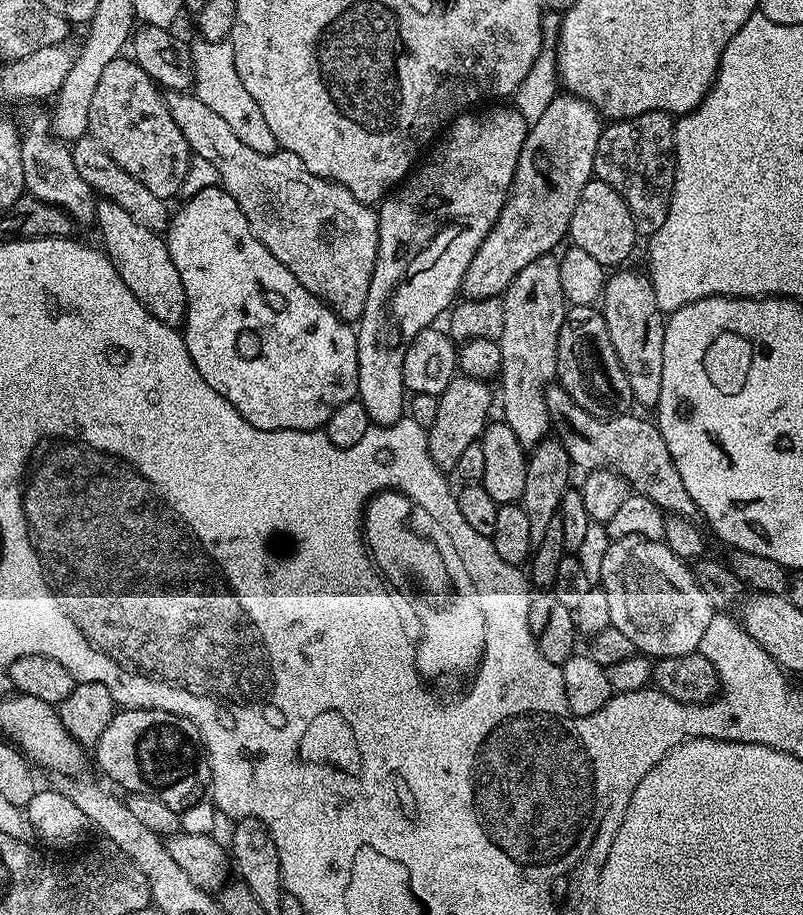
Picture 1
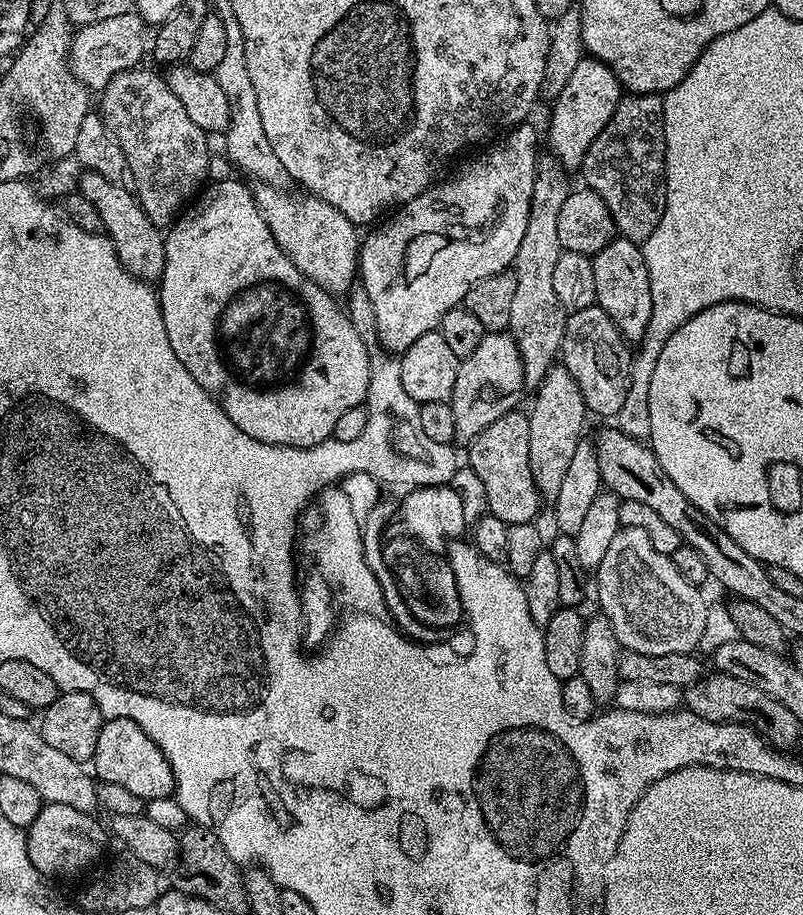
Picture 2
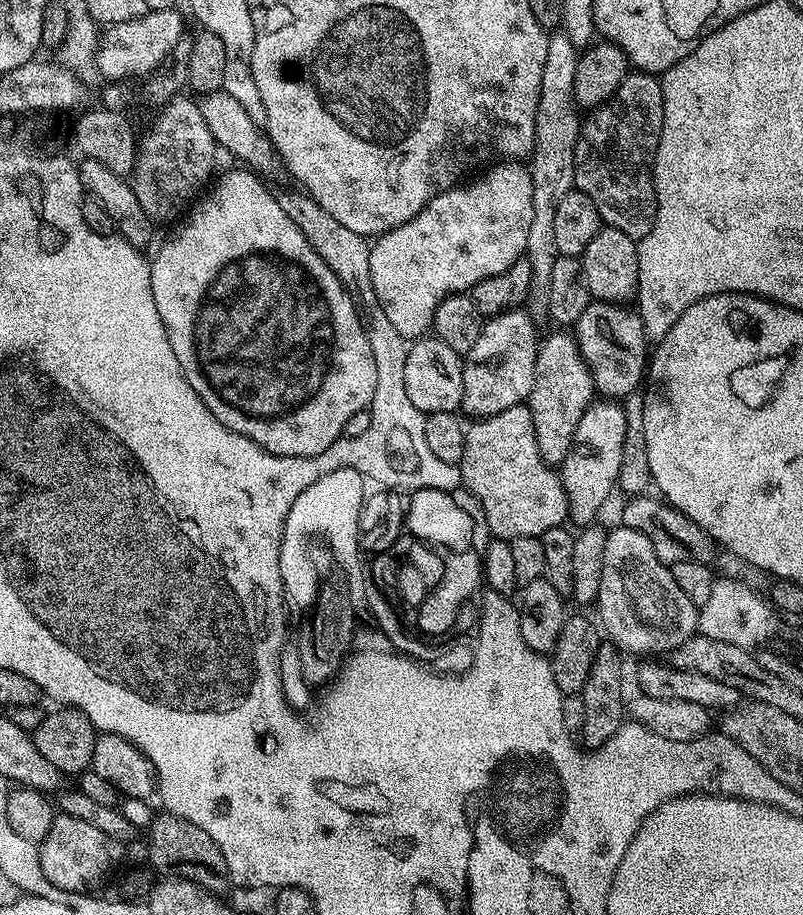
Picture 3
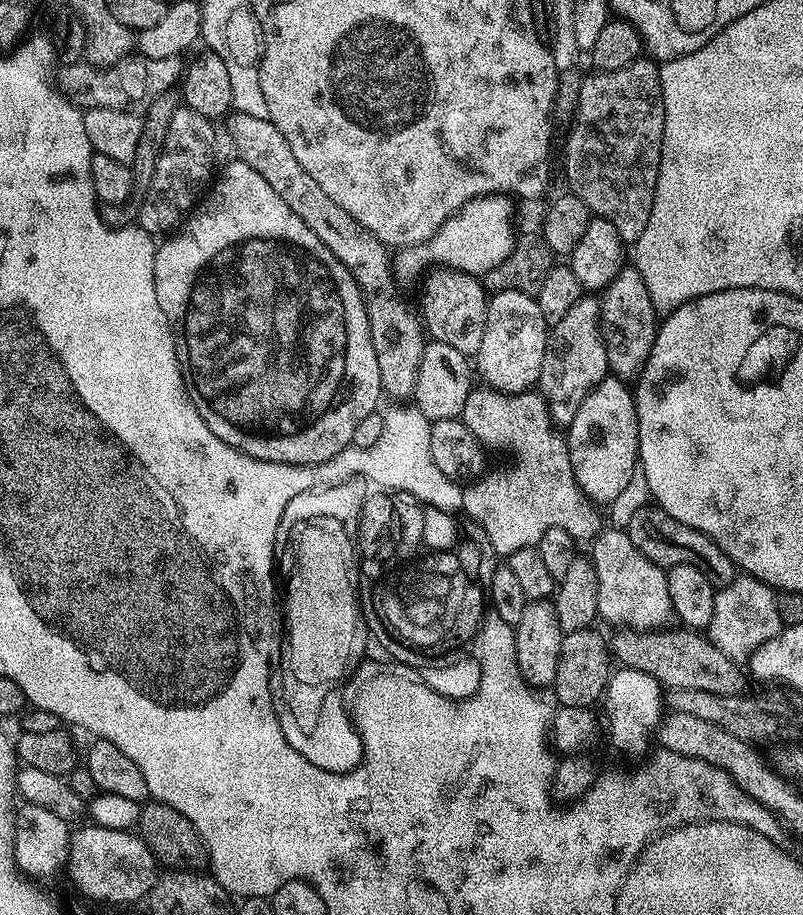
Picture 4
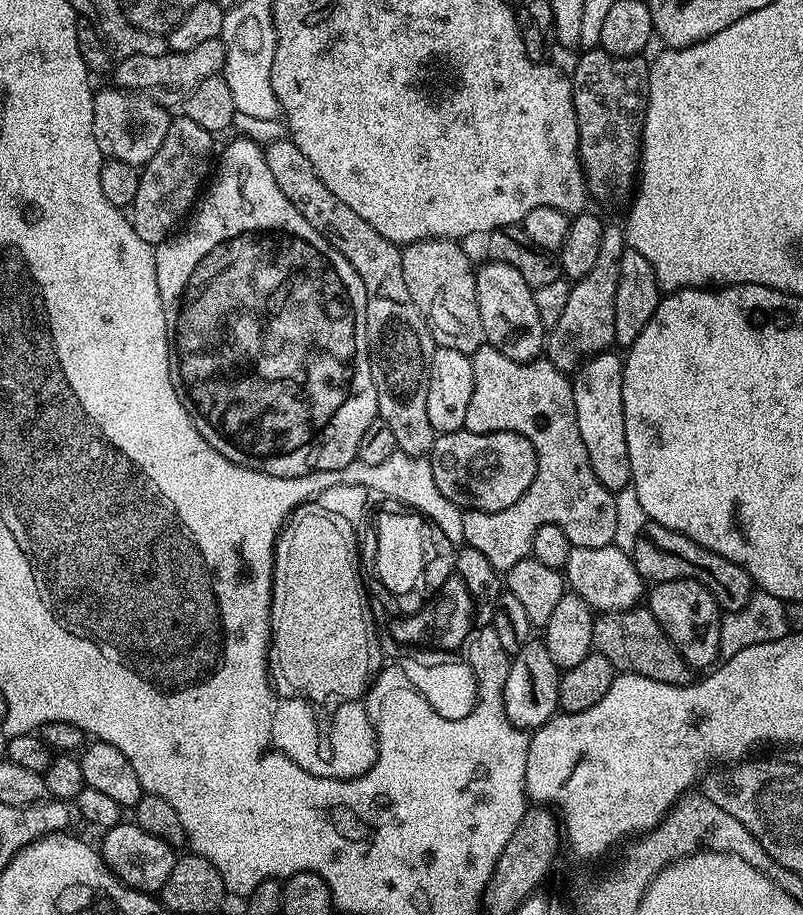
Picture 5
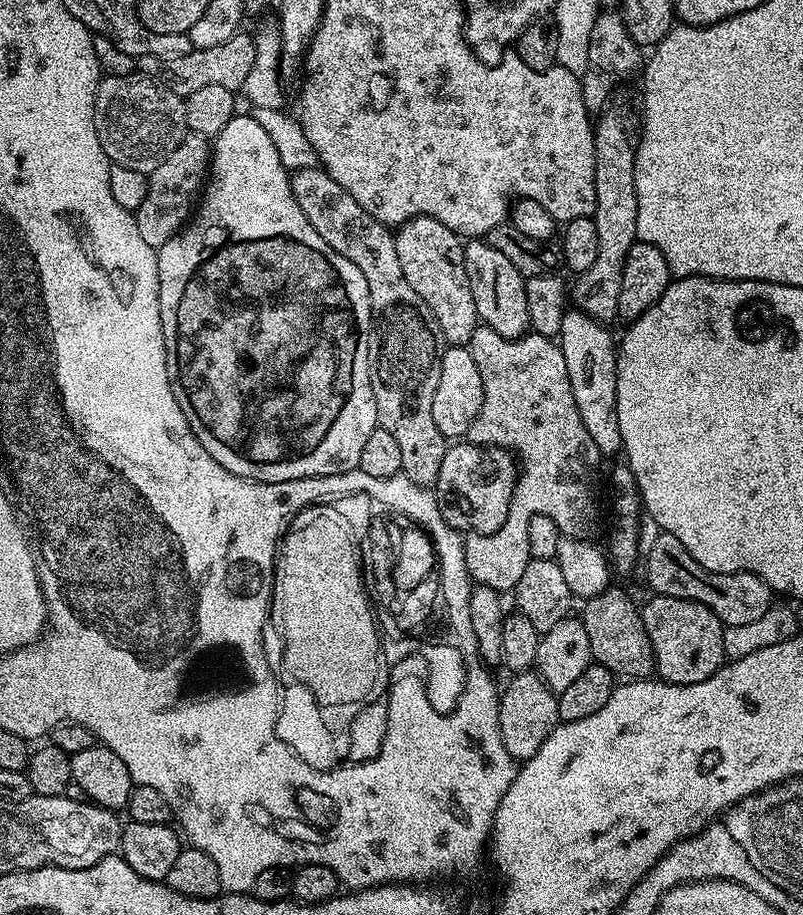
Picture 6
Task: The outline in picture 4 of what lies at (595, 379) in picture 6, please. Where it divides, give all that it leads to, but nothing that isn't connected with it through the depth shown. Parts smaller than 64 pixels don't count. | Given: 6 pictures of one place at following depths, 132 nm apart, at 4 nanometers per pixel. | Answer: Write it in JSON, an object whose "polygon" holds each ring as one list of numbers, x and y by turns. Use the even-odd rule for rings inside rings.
{"polygon":[[611,374,604,377,602,382,598,382,590,390,590,394,586,394,586,398,582,402,582,406,578,406,578,414,574,414,574,422,567,425,566,439,568,441,568,449,570,450,570,466,574,466,574,478,578,482,578,486,592,499,592,503,597,506,610,506,614,502,614,498,618,498,619,492,625,488,630,482,630,478,634,478,634,474,638,470,640,463,640,443,638,442,638,414,636,413,636,398,631,387,628,388,623,379]]}

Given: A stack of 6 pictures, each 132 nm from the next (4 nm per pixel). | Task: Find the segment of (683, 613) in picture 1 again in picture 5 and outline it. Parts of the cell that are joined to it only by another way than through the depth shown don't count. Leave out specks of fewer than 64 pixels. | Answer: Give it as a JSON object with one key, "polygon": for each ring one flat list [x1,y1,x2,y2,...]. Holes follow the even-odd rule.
{"polygon":[[613,543,597,548,572,547,563,571,566,573,567,587,597,613,621,612,637,607,646,596,646,581,638,574,631,555]]}

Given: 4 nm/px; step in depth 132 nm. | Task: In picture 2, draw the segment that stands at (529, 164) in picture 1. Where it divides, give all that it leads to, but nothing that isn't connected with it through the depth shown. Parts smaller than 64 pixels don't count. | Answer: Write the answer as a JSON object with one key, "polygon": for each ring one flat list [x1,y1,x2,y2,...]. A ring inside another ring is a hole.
{"polygon":[[585,55,578,62,578,67,570,74,566,86,551,101,552,117,548,120,547,151,555,156,565,169,579,169,586,158,586,150,590,150,590,142,606,130,606,122,614,118,614,110,618,106,622,89,614,70,606,66,606,62,595,60]]}

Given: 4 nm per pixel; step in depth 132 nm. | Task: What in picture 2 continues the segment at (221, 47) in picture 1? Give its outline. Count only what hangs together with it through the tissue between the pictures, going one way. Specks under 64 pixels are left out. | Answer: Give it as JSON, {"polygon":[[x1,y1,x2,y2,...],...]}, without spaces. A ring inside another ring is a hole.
{"polygon":[[231,14,224,16,224,25,226,26,226,54,222,57,222,62,218,62,214,75,218,86,222,86,222,91,226,94,226,102,230,102,230,122,226,129,228,156,245,172,243,173,245,177,257,176,255,179,261,184,288,188,290,177,286,166,282,166,282,161,276,157,269,140,266,139,266,130,262,130,262,117,258,115,258,98,254,98,250,70,246,70,244,35]]}

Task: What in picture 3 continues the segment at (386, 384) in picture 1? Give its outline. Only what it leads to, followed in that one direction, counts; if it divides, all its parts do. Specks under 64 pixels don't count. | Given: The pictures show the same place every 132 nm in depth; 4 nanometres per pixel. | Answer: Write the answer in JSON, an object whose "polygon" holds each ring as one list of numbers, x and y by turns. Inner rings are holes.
{"polygon":[[502,162,497,166,489,167,487,171,480,174,485,174,485,176,477,175,475,178,472,178,477,178,477,180,469,179,467,182,443,192,434,197,410,222,406,222,394,230,383,232,382,235,375,237,374,243,371,245,370,282,374,282,374,294,378,294,378,302,382,306,382,310,386,310,386,318,390,318,390,322,394,322,394,330,398,330,398,334,409,338,423,337,431,329,436,307,438,307,440,301,445,296,467,293,478,282,482,282,482,278,490,278,494,274,502,274,502,270,514,266,514,262,518,262,527,253,528,239,530,238,530,222,534,218,534,206,532,205,534,202,534,186,532,185,531,171,527,167,522,167,524,166,516,162]]}

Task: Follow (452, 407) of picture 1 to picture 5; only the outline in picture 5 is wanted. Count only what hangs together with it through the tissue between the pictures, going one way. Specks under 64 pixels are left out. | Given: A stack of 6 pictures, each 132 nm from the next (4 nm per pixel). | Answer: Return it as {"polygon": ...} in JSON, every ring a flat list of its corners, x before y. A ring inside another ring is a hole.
{"polygon":[[488,260,476,268,478,290,478,314,482,314,482,326,487,343,493,344,506,358,514,358,527,364,545,351,546,329,538,318,538,306,534,306,534,289,531,284,506,262]]}

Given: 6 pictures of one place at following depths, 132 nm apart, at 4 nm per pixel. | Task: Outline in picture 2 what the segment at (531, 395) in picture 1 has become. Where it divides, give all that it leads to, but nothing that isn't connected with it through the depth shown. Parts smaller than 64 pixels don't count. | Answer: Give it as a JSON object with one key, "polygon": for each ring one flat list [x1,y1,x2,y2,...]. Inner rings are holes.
{"polygon":[[544,154,539,157,530,218,514,261,518,287,510,309,508,328,516,339,524,367,524,383,528,386,540,384,545,374,557,363,564,333,566,313,558,302,558,294,554,294,554,266,562,251,558,242,558,210,562,210,562,202,566,202,570,191,567,175,569,173,564,165,555,156]]}

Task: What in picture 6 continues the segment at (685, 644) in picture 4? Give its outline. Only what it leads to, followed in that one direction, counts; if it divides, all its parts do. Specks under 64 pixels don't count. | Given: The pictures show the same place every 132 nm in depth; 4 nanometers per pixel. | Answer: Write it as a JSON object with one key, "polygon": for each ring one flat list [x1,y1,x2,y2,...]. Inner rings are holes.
{"polygon":[[615,586,609,587,597,596,591,597,582,613,582,619,586,626,586,638,590,638,590,650,595,663,608,668,620,678,648,678,655,673,656,659,654,650,650,646,650,638,646,634,644,618,639,607,632,605,632,600,624,592,619,592]]}

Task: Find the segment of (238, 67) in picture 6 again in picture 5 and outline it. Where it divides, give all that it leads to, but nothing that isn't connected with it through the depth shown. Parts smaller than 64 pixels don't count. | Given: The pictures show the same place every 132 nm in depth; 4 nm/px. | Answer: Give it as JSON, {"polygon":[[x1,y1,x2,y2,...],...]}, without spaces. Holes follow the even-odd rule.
{"polygon":[[219,38,210,42,201,42,194,46,194,50,185,52,173,52,171,50,161,56,137,56,123,57,115,65,116,72,115,87,125,89,137,94,154,94,154,99,162,105,183,105,184,100,197,88,206,78,221,75,224,71,224,43]]}

